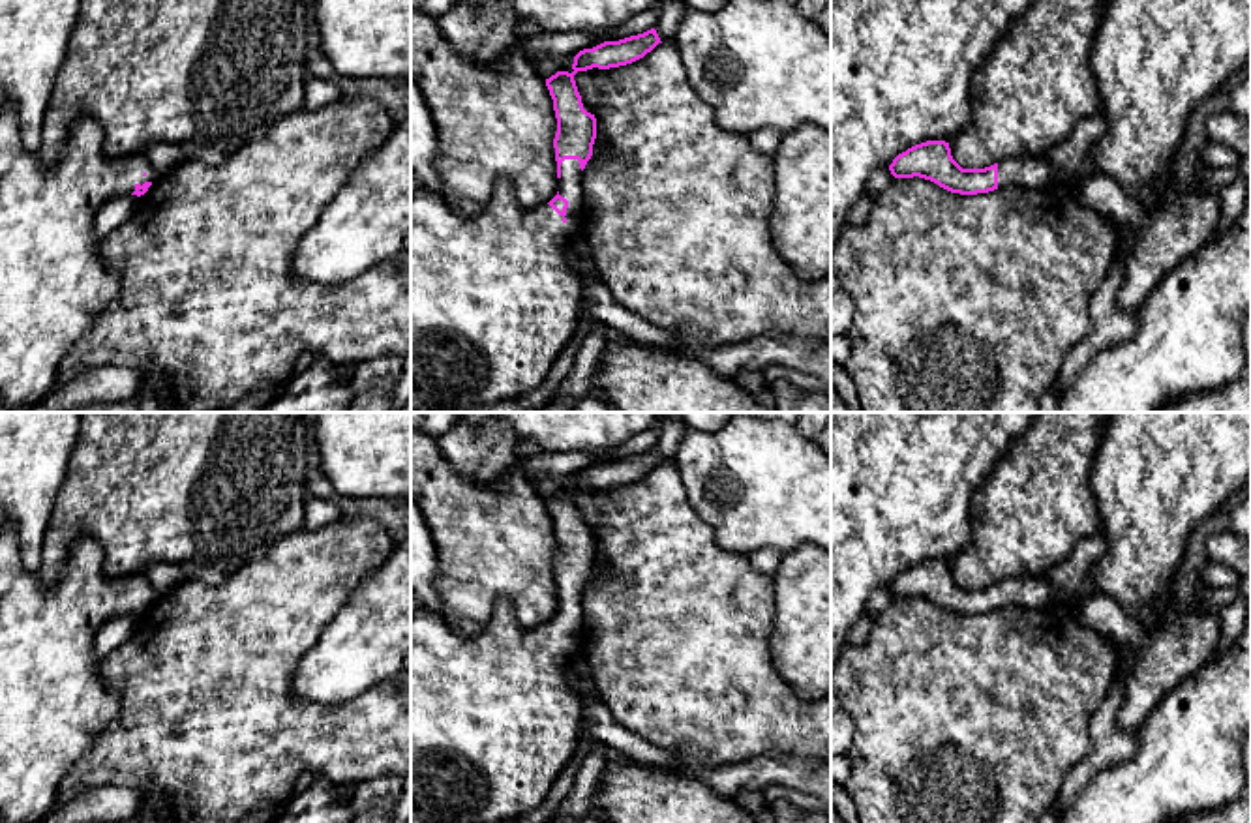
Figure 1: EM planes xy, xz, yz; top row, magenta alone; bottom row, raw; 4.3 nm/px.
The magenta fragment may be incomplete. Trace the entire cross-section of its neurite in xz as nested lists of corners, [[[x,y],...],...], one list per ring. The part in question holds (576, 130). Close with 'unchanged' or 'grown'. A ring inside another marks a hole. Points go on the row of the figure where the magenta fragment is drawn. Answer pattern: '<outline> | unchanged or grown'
[[[655,28],[604,41],[574,56],[572,73],[546,79],[553,99],[559,191],[538,208],[523,208],[512,182],[499,178],[473,217],[458,216],[426,187],[411,193],[411,381],[416,394],[460,405],[493,405],[535,390],[576,334],[583,279],[568,266],[568,246],[581,208],[581,171],[593,156],[596,118],[581,103],[574,75],[632,64],[660,41]]] | grown

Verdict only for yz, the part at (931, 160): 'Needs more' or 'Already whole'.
Needs more

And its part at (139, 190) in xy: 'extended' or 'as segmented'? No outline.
extended

